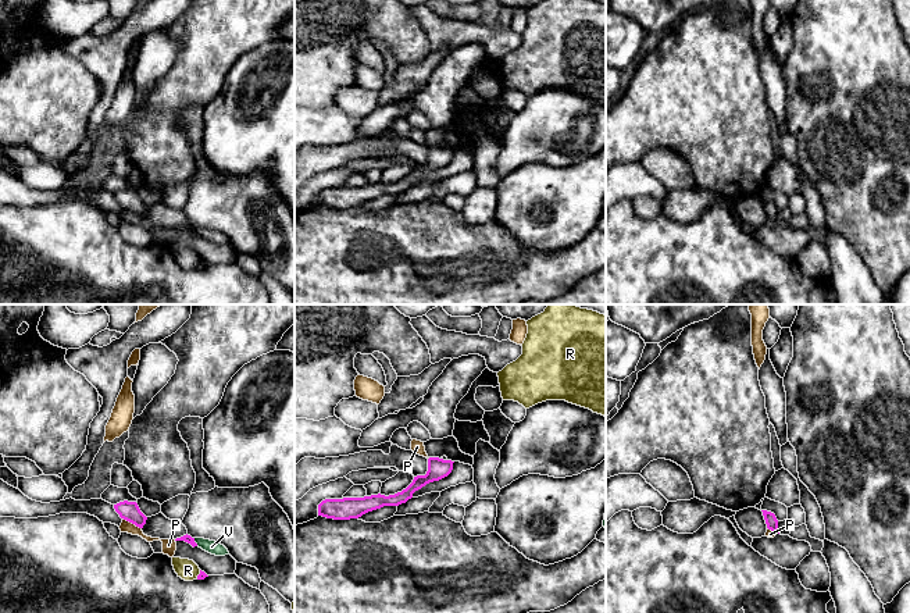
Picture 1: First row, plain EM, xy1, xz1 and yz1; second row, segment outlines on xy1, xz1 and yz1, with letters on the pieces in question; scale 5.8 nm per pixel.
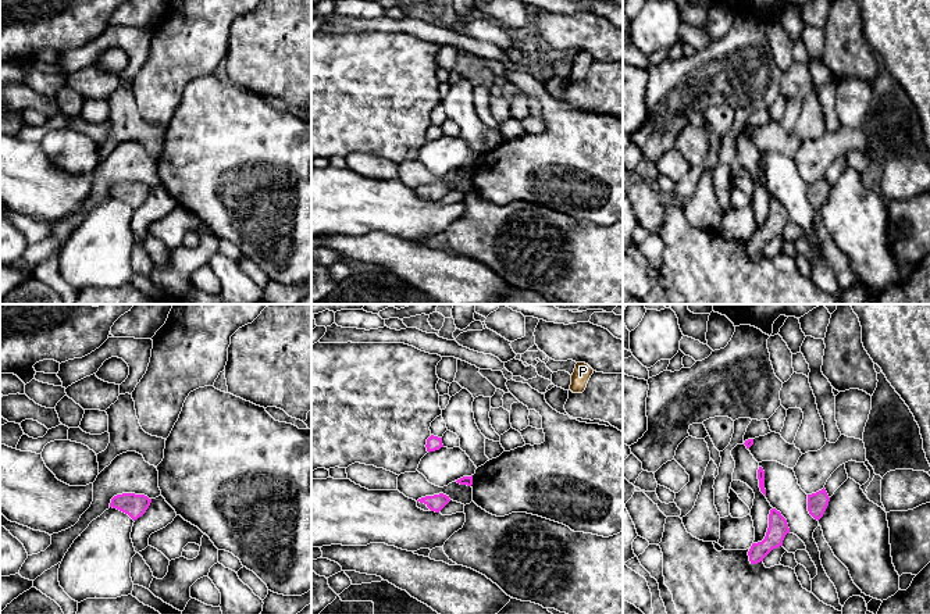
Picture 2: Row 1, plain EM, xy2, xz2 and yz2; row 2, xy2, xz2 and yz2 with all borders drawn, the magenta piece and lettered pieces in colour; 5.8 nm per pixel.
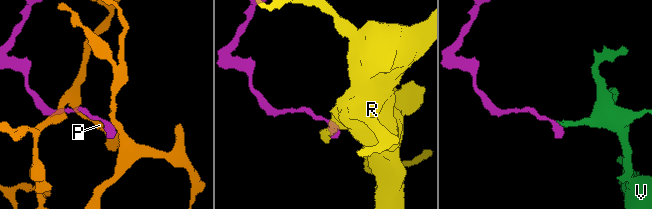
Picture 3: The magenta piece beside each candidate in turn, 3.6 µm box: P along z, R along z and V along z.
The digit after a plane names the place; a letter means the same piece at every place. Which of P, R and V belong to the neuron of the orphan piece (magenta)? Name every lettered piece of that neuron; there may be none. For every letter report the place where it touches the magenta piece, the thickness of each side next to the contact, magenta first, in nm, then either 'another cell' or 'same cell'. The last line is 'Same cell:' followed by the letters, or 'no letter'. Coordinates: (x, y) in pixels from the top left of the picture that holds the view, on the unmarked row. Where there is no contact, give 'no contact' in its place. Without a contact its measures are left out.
P: contact xy1 (132, 211); calibres 110 and 80 nm; another cell
R: contact xy1 (199, 263); calibres 50 and 120 nm; another cell
V: contact xy1 (195, 231); calibres 50 and 80 nm; another cell
Same cell: no letter

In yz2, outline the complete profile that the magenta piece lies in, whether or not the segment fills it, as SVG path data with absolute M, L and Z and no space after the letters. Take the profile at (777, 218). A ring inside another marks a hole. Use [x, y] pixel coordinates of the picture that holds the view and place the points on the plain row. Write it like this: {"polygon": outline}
{"polygon": "M776 197L770 199L769 217L762 231L752 232L748 244L751 253L758 253L773 239L783 235L785 224L790 222L787 208Z"}

